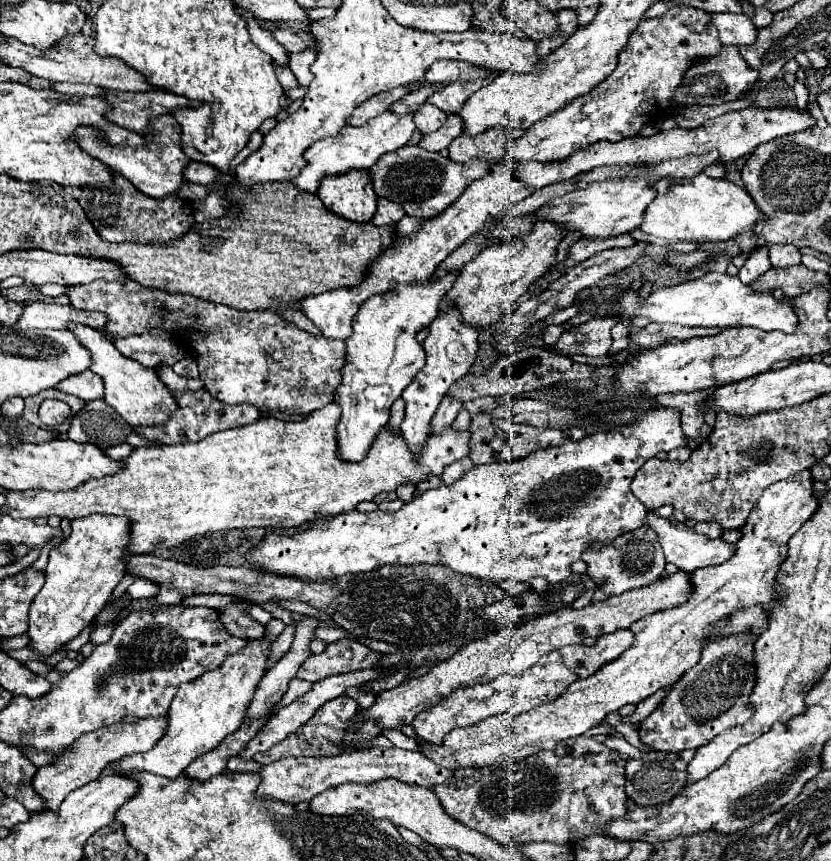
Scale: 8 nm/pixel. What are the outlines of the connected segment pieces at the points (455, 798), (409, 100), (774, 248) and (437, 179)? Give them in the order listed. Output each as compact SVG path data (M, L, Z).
M581 735L561 741L561 745L551 751L541 751L525 761L519 761L517 765L509 765L509 769L493 769L493 773L489 773L489 769L457 769L453 771L453 779L449 783L435 785L433 791L449 817L503 845L511 841L549 841L573 845L579 839L593 835L601 829L601 825L605 825L605 821L627 813L627 795L623 795L627 761L627 755L611 751L605 743L599 743L589 735Z
M435 83L435 85L425 85L425 87L423 87L421 91L417 91L417 93L407 93L407 95L405 95L405 97L401 97L399 101L395 101L395 103L389 107L389 111L397 113L397 115L417 113L419 105L421 105L421 103L425 103L425 101L427 101L427 97L429 97L431 93L435 93L435 91L437 91L437 87L439 87L439 83Z
M769 245L769 259L773 267L791 267L801 263L801 253L795 245Z
M411 145L383 155L381 161L377 161L369 169L369 177L377 197L399 203L411 217L429 219L453 205L457 197L461 197L465 187L483 177L491 167L493 165L477 165L477 161L455 163L441 153L429 153L425 149L417 149L417 145Z

